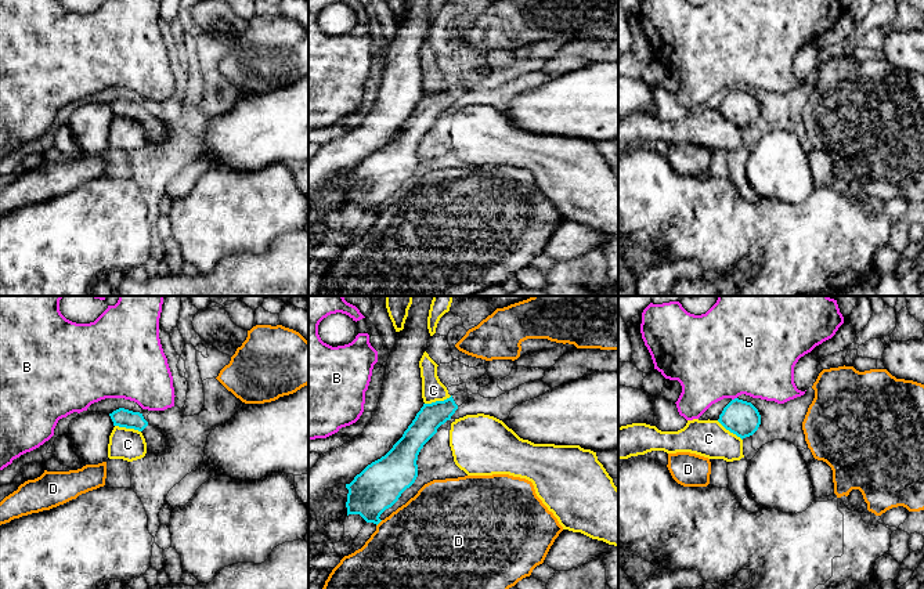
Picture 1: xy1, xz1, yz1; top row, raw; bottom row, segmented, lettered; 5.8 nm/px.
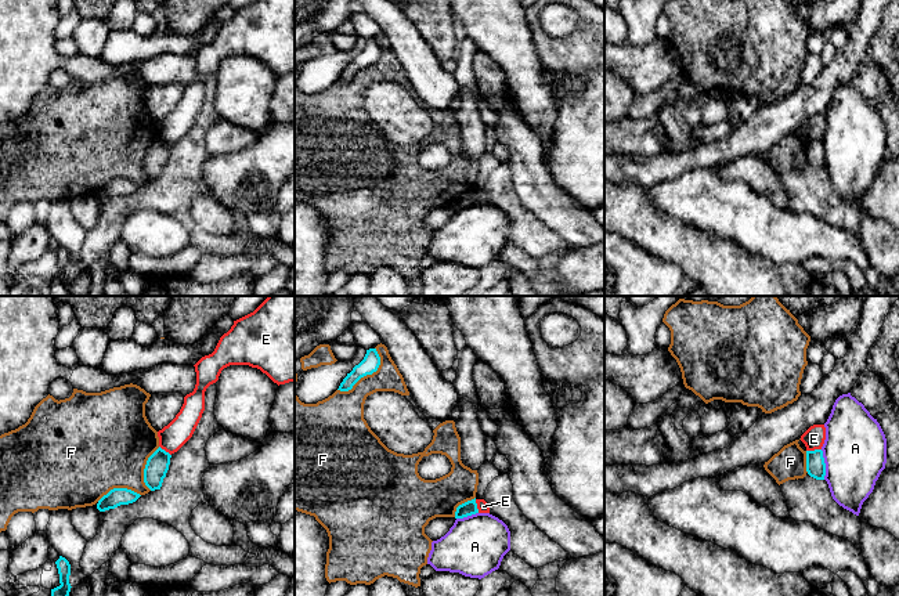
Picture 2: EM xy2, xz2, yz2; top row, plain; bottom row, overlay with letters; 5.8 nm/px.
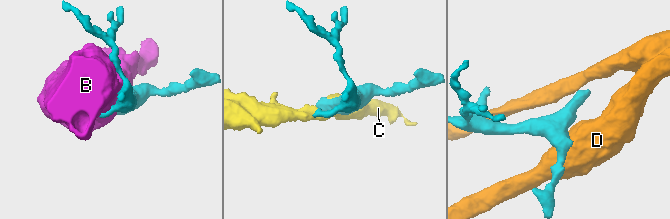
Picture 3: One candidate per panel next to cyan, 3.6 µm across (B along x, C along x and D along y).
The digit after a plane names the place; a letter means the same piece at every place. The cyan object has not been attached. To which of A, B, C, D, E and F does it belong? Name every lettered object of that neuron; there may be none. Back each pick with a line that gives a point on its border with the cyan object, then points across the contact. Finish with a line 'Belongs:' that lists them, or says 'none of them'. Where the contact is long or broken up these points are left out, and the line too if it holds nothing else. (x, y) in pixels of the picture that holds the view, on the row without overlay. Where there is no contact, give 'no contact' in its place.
Belongs: none of them

